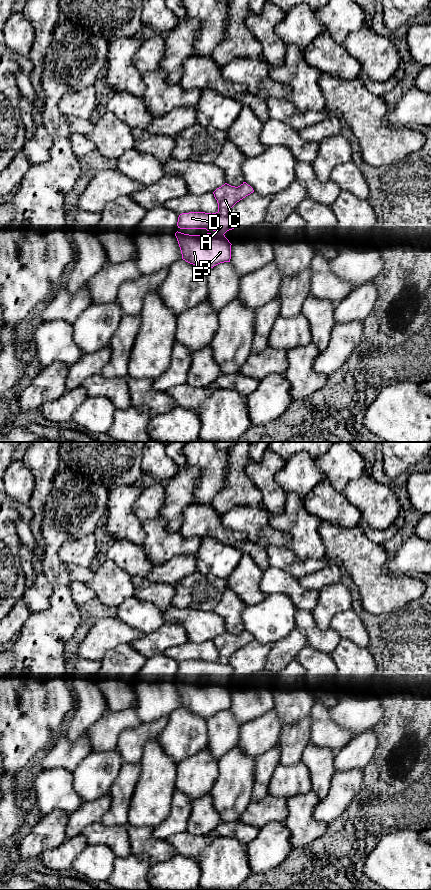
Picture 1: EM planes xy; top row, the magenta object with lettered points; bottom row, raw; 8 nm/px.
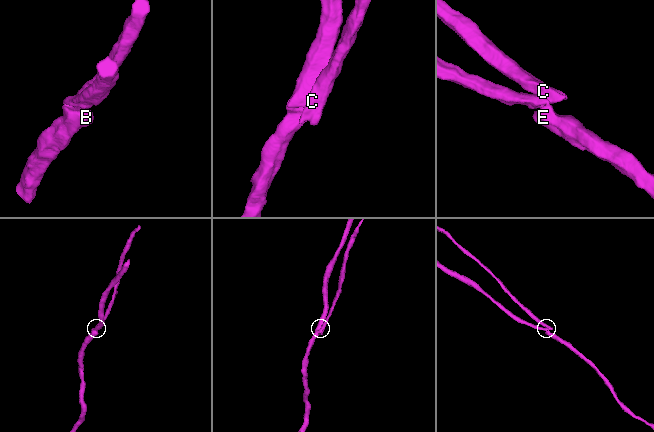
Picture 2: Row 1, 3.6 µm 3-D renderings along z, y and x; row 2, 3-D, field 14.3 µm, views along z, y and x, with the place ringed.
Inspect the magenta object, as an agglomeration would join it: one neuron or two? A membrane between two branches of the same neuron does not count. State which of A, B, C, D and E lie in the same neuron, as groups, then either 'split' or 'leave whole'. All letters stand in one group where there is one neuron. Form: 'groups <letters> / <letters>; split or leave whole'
groups A B D E / C; split

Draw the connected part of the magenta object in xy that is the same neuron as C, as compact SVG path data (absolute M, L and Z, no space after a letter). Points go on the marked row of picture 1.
M246 182L235 187L227 183L217 188L213 194L218 203L218 213L229 215L231 208L240 200L253 193L253 188Z

